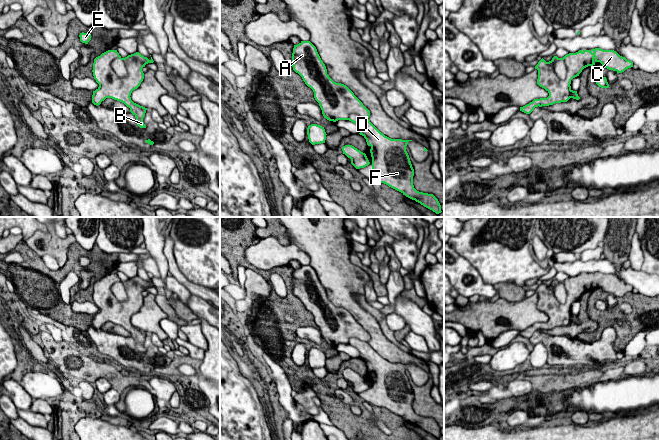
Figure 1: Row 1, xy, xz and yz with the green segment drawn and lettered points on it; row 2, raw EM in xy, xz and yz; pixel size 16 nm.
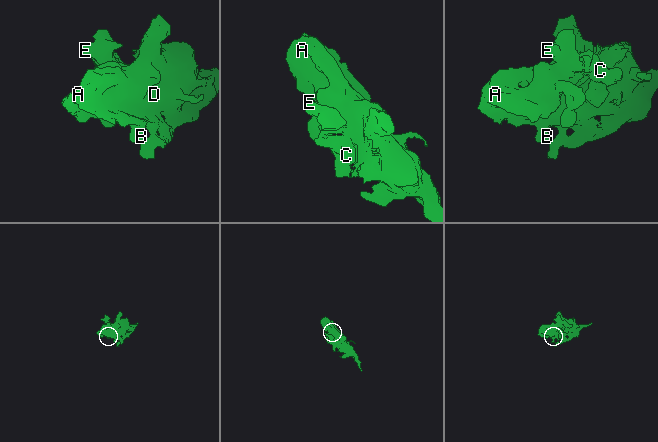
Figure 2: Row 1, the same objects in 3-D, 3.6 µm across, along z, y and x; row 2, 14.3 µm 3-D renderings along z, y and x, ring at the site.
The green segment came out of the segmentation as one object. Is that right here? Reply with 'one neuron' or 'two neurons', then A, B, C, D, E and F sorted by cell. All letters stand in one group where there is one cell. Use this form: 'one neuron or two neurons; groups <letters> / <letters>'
two neurons; groups A D E F / B C

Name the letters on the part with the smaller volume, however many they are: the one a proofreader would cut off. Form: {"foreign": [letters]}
{"foreign": ["B", "C"]}

